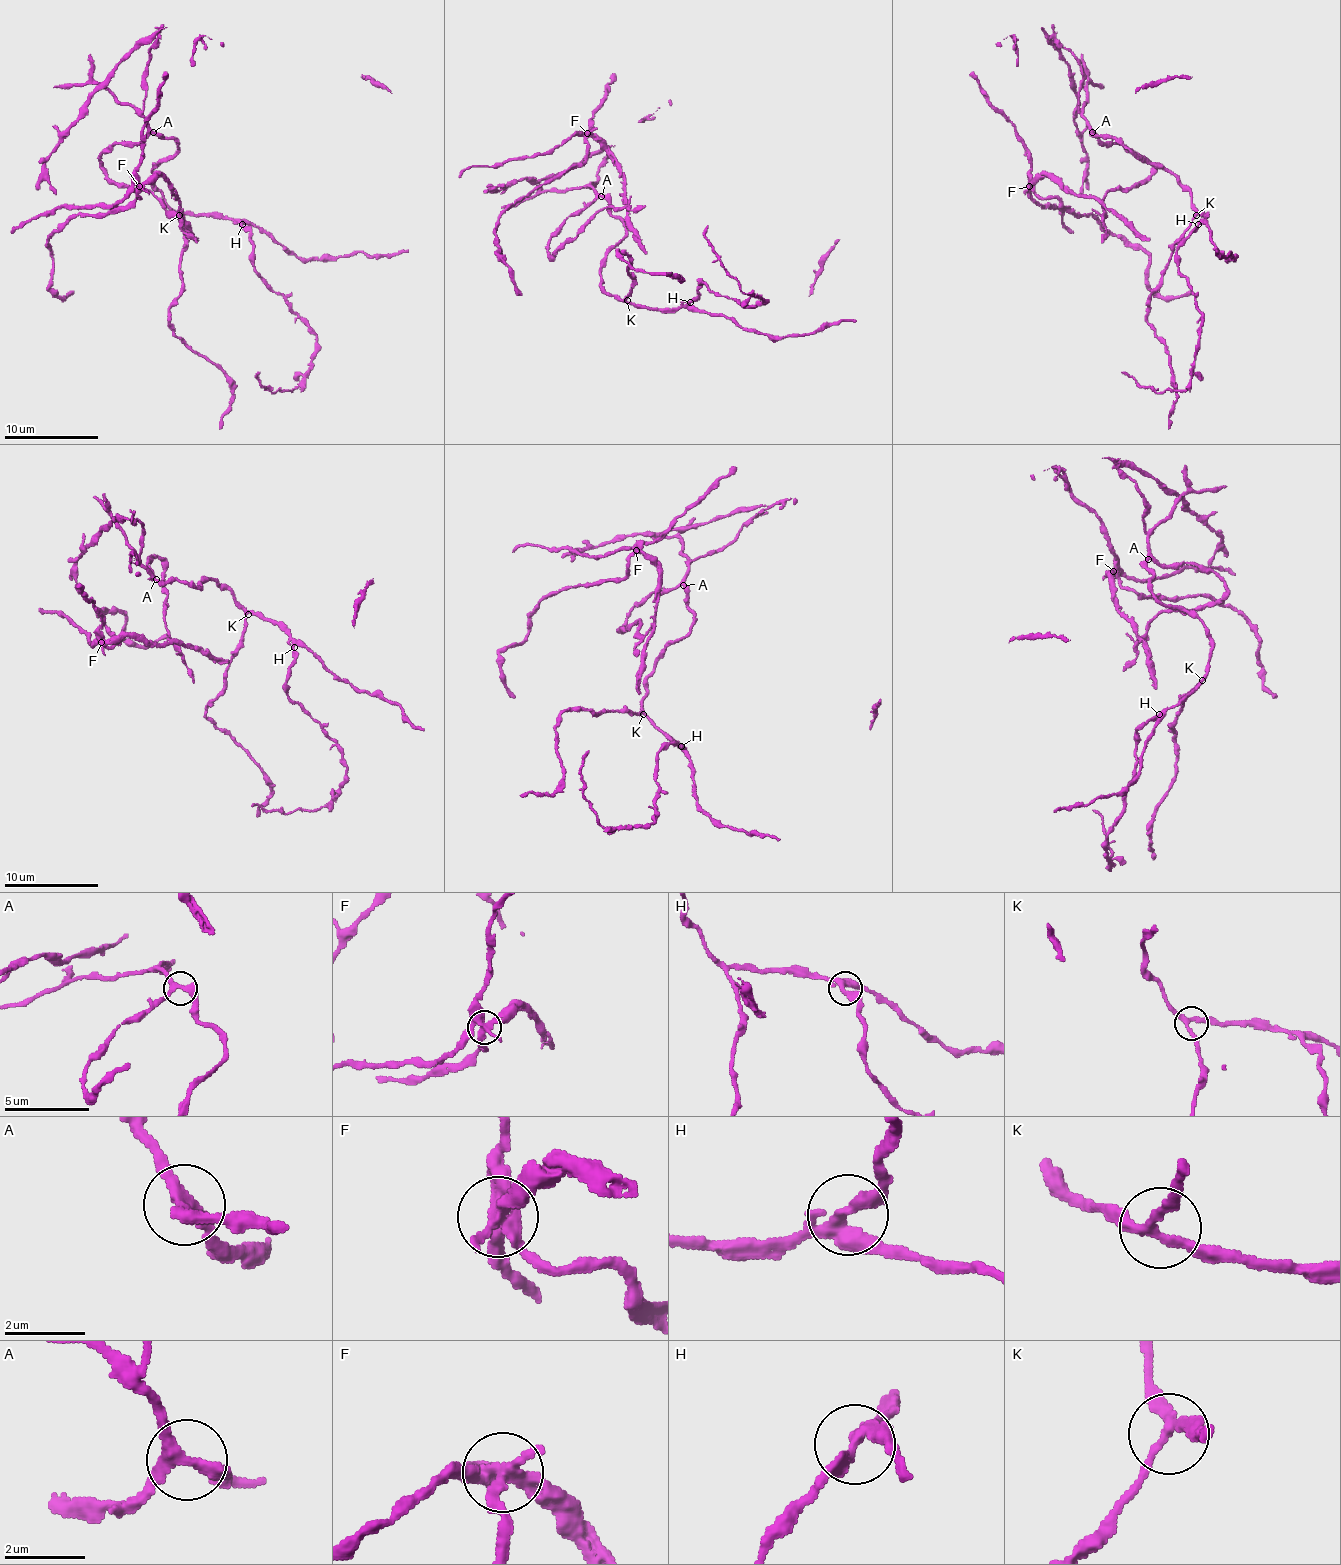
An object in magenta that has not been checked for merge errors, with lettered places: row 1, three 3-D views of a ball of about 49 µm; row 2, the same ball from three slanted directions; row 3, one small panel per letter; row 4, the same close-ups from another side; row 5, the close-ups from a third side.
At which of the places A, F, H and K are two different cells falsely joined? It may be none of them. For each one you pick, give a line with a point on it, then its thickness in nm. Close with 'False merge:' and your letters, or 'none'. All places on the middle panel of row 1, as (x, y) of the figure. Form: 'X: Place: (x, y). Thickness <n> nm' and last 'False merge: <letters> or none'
F: Place: (587, 133). Thickness 360 nm
False merge: F

